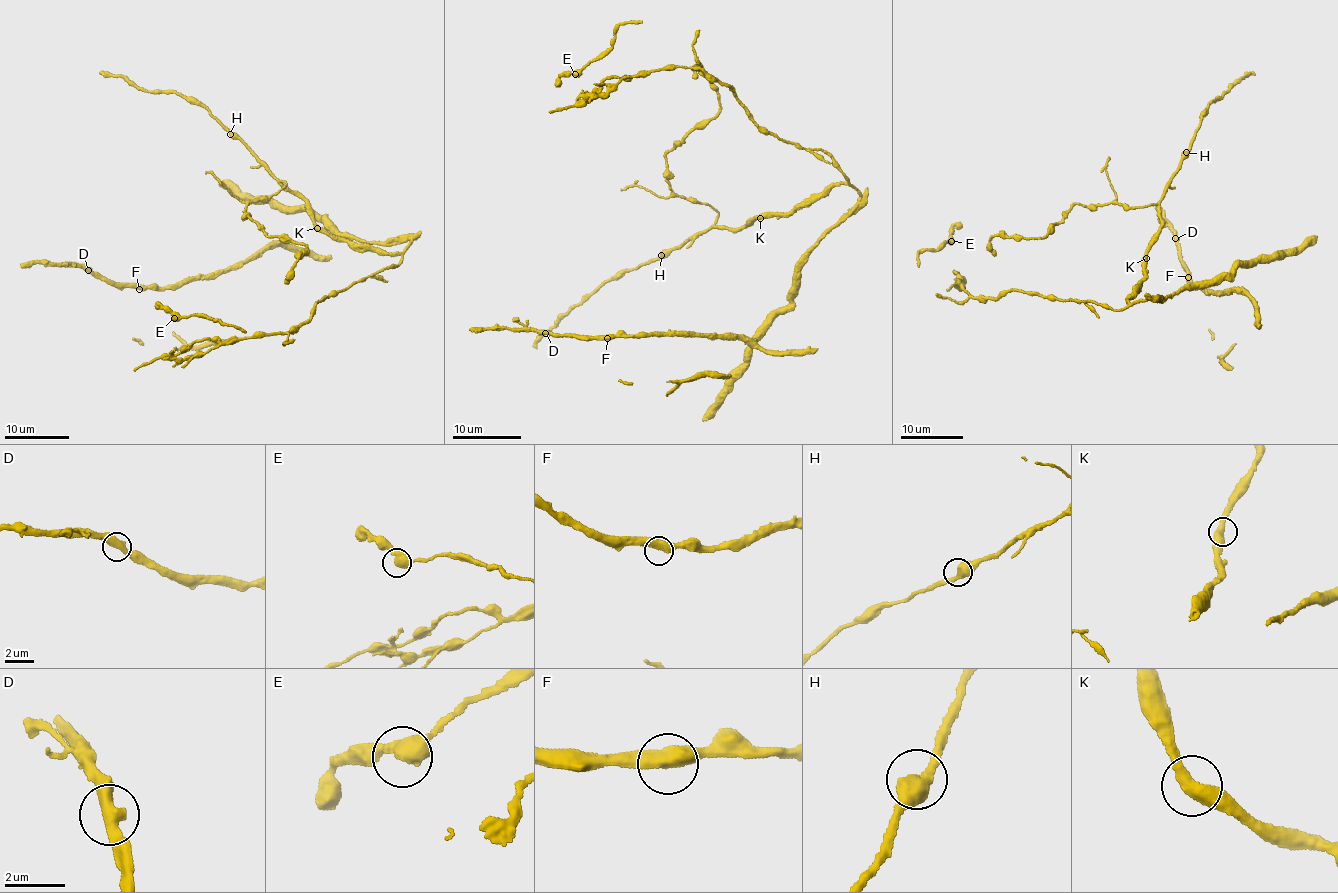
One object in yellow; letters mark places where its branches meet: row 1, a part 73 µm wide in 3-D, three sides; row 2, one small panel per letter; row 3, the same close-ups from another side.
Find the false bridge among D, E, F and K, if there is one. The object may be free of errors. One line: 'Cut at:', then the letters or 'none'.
Cut at: none

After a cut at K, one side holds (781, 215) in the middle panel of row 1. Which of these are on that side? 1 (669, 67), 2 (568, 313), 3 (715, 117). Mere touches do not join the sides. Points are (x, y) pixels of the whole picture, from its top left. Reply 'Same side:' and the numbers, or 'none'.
Same side: 1

